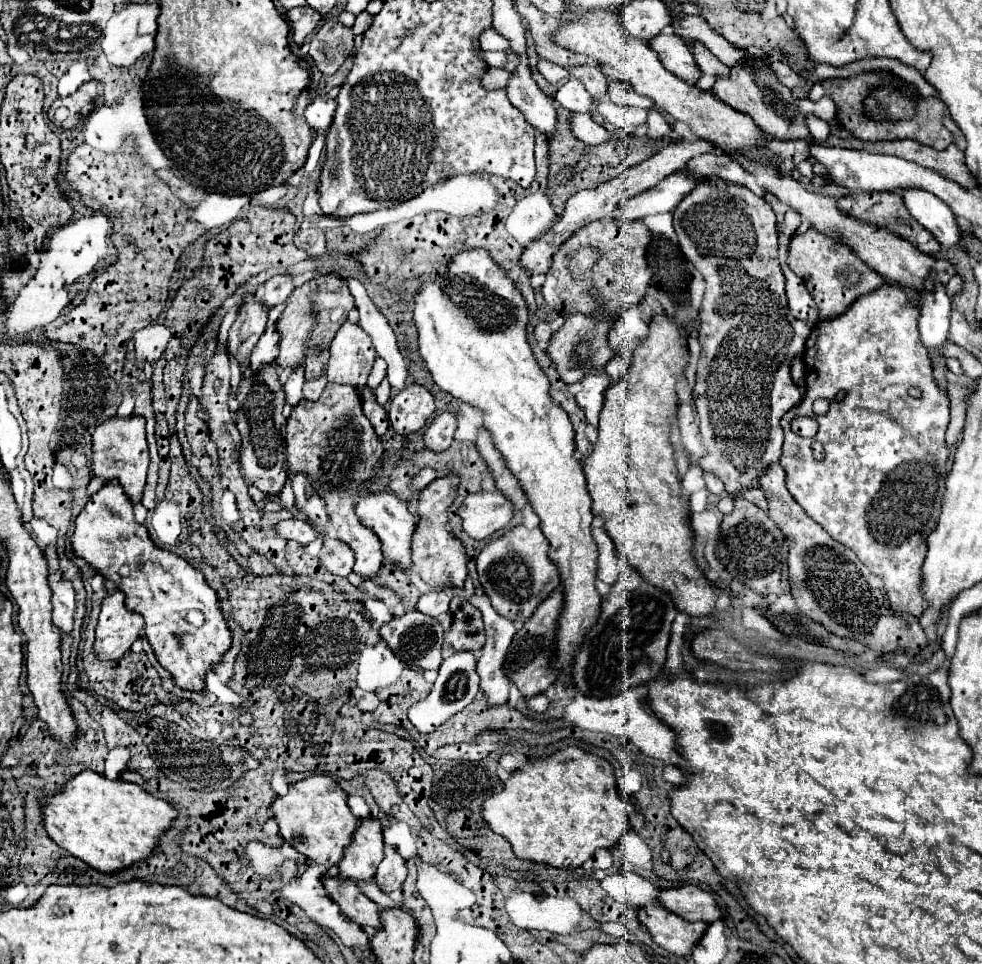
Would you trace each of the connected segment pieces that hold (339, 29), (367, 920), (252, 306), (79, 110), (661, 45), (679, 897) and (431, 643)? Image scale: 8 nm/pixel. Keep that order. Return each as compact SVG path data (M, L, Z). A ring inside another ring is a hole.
M326 20L310 40L310 58L322 74L334 74L352 52L354 34L336 20Z
M326 876L324 888L334 902L338 902L340 910L354 920L360 926L372 926L380 928L380 910L378 904L372 902L368 896L364 896L356 882L350 878L338 878L338 876Z
M248 294L244 300L244 306L238 310L238 316L230 328L230 336L228 336L228 352L232 356L236 356L236 360L244 366L248 366L246 356L250 356L256 340L260 338L260 334L266 328L266 318L268 318L268 310L266 306L262 306L262 302L258 302L258 298L254 294Z
M90 80L82 84L74 94L56 98L48 110L48 118L60 128L78 128L80 120L84 120L92 112L96 96L98 82Z
M658 34L658 38L652 38L648 42L648 46L658 54L660 62L664 64L666 70L670 70L672 74L680 76L686 82L696 82L696 78L700 76L696 62L688 50L688 44L678 36L678 34Z
M692 884L662 890L658 894L658 902L666 910L670 910L670 912L674 912L690 922L702 920L702 922L710 924L722 916L722 910L716 904L714 896L698 886L692 886Z
M410 610L404 616L394 616L390 622L386 622L380 628L380 636L390 646L390 650L406 662L410 668L422 668L422 670L438 670L442 664L440 648L442 648L442 626L436 618L430 618L428 614L422 614L418 610Z

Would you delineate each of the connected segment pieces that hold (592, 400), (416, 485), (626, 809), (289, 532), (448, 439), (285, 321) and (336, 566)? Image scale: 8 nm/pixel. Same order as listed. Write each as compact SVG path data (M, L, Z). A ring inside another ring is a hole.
M590 370L582 380L582 390L576 394L576 402L578 406L584 410L586 418L590 424L598 424L598 414L602 410L602 402L604 402L604 390L610 384L610 376L606 374L606 370Z
M424 468L422 472L418 472L418 474L414 476L412 488L414 488L414 490L420 490L422 486L428 486L434 478L438 478L438 470L434 470L434 468Z
M564 746L546 758L528 760L524 768L514 770L504 782L502 792L482 804L482 818L496 834L510 842L516 858L556 868L578 868L594 856L596 848L612 848L630 828L630 818L636 810L634 804L620 796L616 782L618 778L610 762L578 746Z
M288 518L288 520L280 520L274 526L276 534L286 538L286 540L298 540L300 544L308 544L312 540L316 540L316 532L310 530L310 524L300 520L300 518Z
M440 412L432 418L432 422L424 430L424 446L442 452L452 444L456 432L456 416L452 412Z
M320 274L314 280L304 282L298 286L286 304L286 310L282 312L278 320L278 332L280 332L280 354L278 354L278 366L298 366L302 364L306 350L310 346L326 346L332 342L334 334L338 332L340 324L346 320L350 308L354 306L354 298L350 294L346 278L338 274Z
M324 538L324 546L320 550L322 566L338 576L348 576L354 566L354 552L342 540Z

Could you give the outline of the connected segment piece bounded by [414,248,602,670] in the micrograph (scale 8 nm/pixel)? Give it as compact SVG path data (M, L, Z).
M474 248L474 250L462 250L462 252L458 252L458 254L450 260L448 270L446 270L446 276L436 274L434 278L422 280L422 282L420 282L420 288L418 288L416 294L414 294L414 302L416 302L416 304L414 304L414 324L416 324L416 330L418 330L418 352L420 352L420 356L424 358L424 362L428 364L428 370L430 370L430 374L432 374L434 382L436 382L444 392L452 394L454 398L458 398L458 400L462 400L462 402L474 406L478 412L482 412L482 416L484 416L484 428L492 434L494 446L496 446L496 448L500 450L500 454L504 456L504 460L506 460L510 472L520 480L520 484L522 484L522 488L524 488L524 492L526 492L526 496L528 496L528 500L530 500L530 504L532 504L532 508L534 508L534 512L536 512L538 518L540 518L540 528L542 528L544 536L546 536L548 542L550 542L550 554L548 554L548 556L556 562L556 566L558 566L558 570L560 570L560 580L562 580L562 584L564 584L564 610L562 610L562 616L560 616L560 626L558 626L558 636L556 636L556 638L558 638L558 646L556 646L556 654L558 654L558 656L556 656L556 662L558 662L558 666L560 666L562 670L568 670L568 668L572 666L572 660L574 660L572 654L580 648L586 630L592 628L592 624L596 622L596 618L598 618L598 614L600 614L600 602L602 602L602 598L600 598L600 594L598 594L598 590L596 590L596 586L594 586L594 582L596 582L596 556L598 556L598 552L596 552L596 544L594 544L594 540L592 540L592 536L590 536L590 524L592 524L592 518L594 518L594 516L592 516L592 510L590 510L592 498L590 498L588 488L586 488L586 478L584 478L584 472L582 472L582 464L580 464L580 460L574 458L574 428L572 428L572 422L570 422L568 414L552 400L548 376L542 372L542 368L538 366L538 362L536 362L536 358L534 358L534 354L532 354L532 350L530 350L530 344L528 344L528 338L526 338L528 306L526 306L526 302L524 302L524 296L522 296L520 290L514 290L514 284L510 282L510 278L506 278L506 274L502 274L502 268L490 258L488 250Z

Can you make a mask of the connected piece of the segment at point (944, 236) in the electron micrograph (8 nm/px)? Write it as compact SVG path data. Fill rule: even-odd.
M906 190L900 194L912 218L930 230L942 246L952 248L960 242L960 226L956 222L956 216L950 206L944 204L938 196L926 190Z

